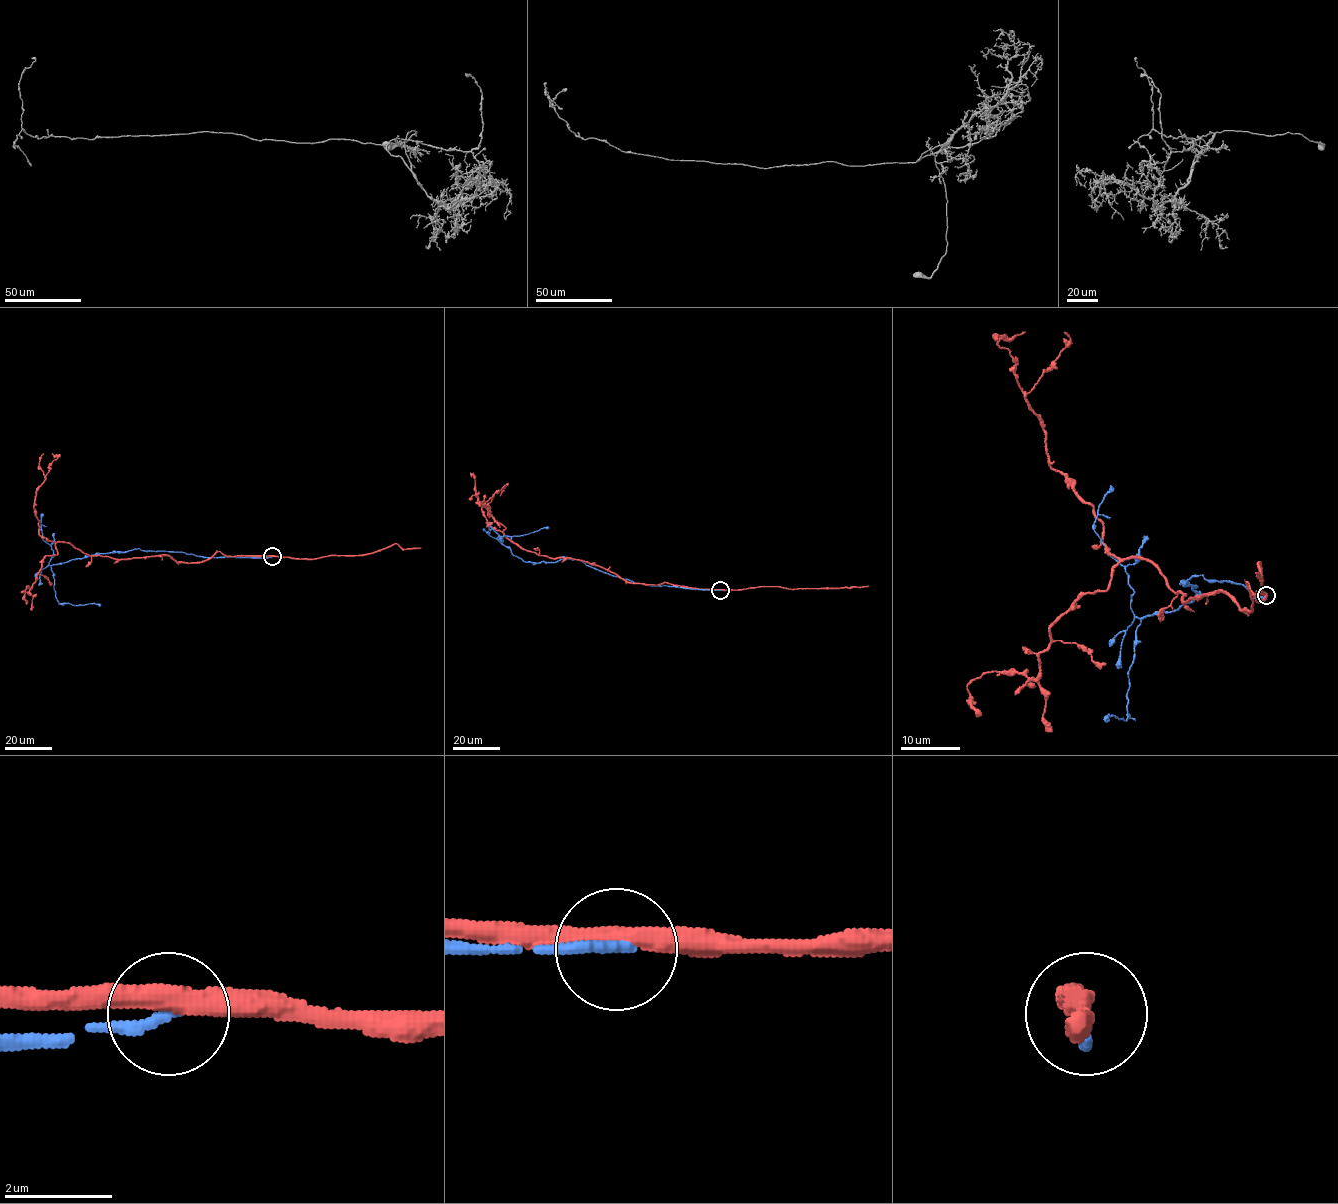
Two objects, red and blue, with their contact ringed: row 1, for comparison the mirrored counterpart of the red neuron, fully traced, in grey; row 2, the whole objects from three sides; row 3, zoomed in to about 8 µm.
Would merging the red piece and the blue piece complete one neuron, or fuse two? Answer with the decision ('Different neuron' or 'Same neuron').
Different neuron

